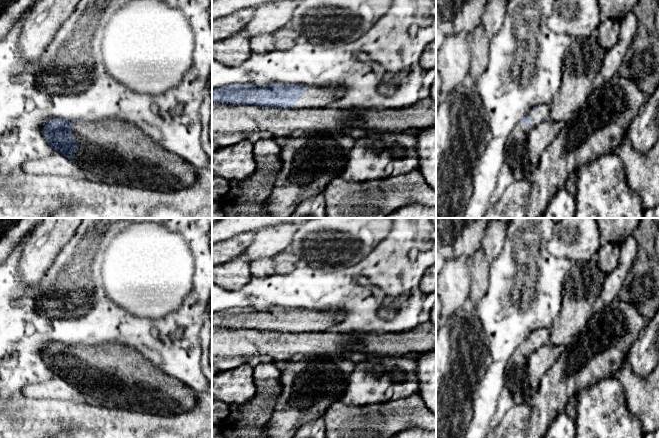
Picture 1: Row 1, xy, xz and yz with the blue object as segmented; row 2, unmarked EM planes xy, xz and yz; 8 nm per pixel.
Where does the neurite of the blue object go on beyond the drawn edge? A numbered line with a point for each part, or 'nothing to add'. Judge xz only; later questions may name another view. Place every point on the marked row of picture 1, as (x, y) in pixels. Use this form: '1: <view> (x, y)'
1: xz (315, 97)

